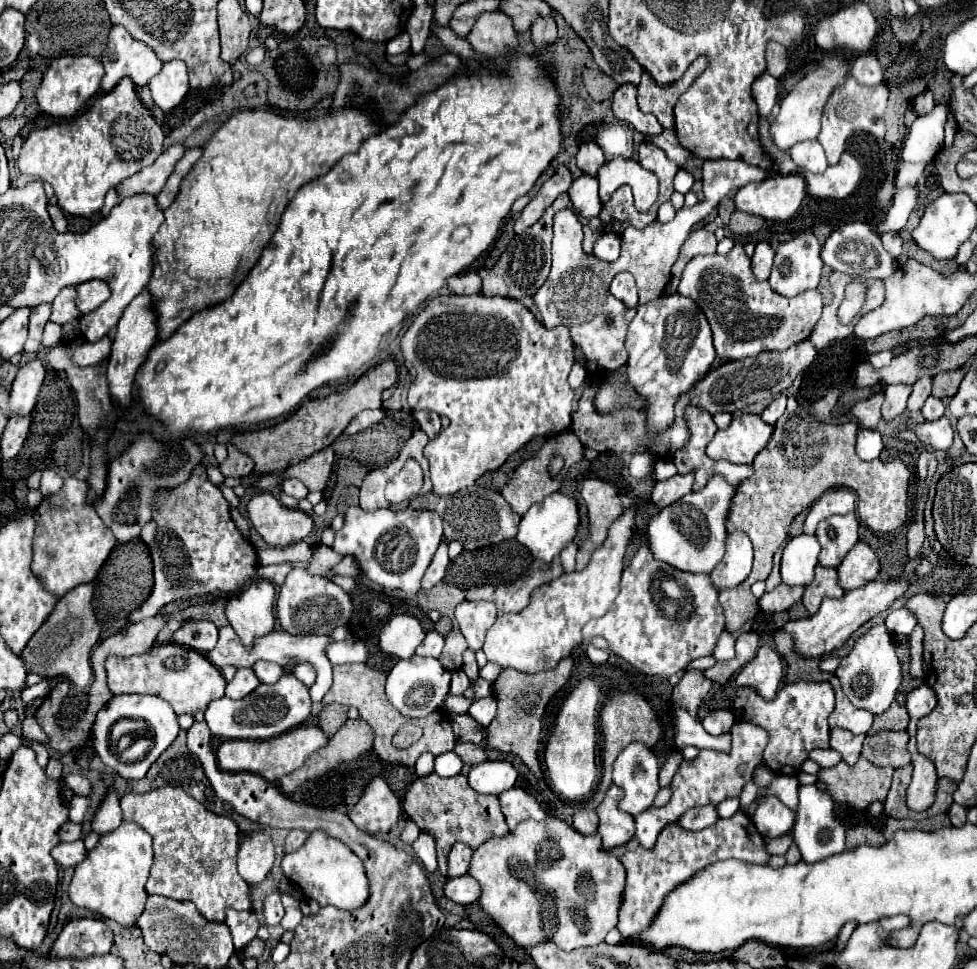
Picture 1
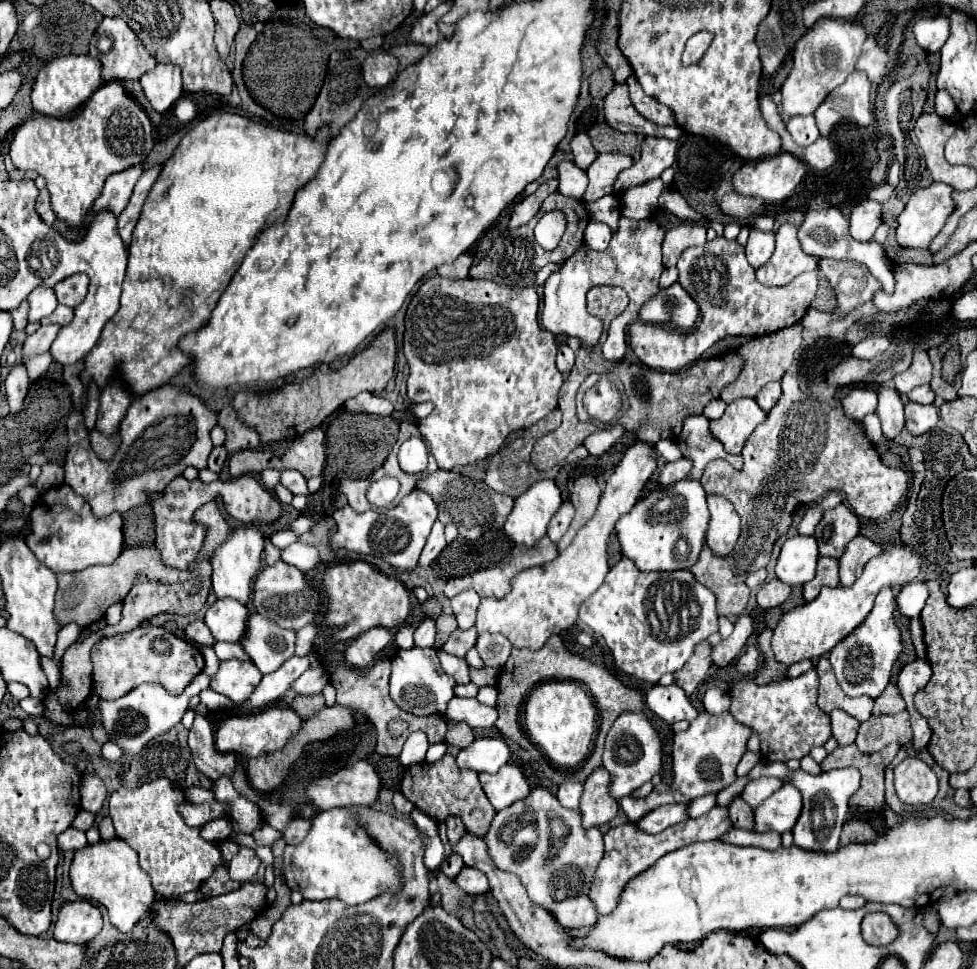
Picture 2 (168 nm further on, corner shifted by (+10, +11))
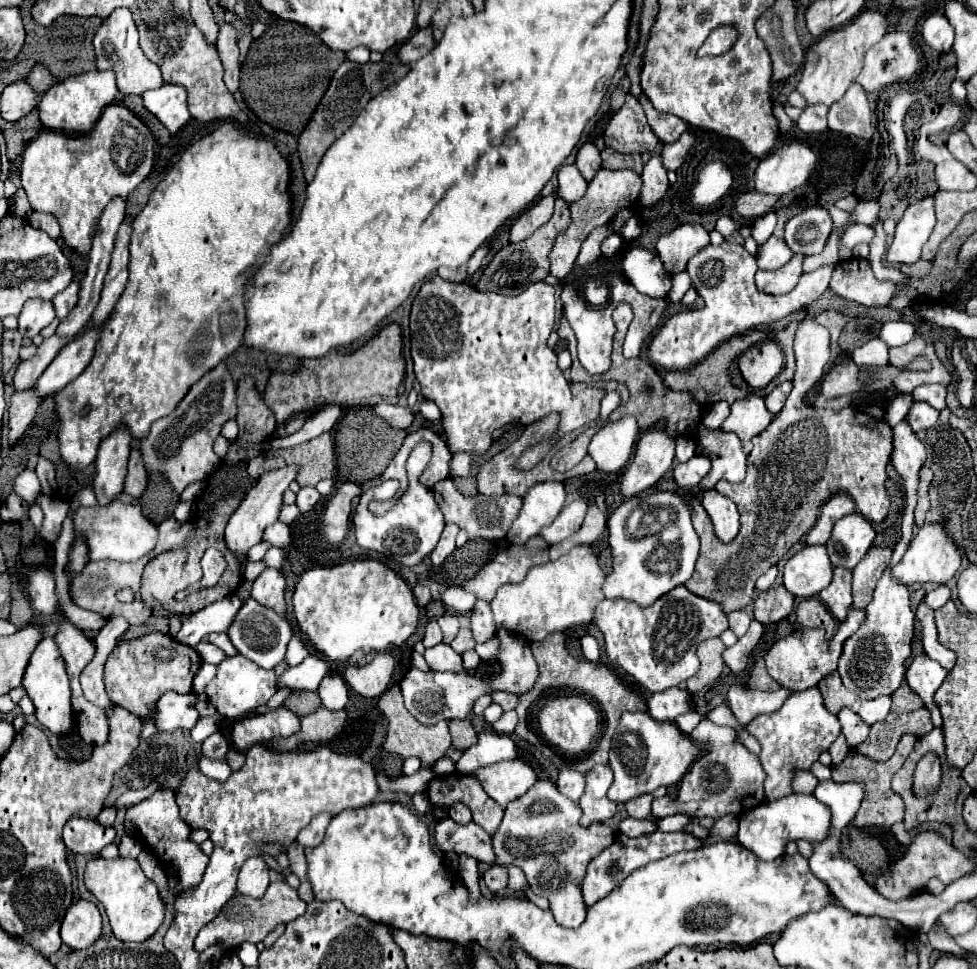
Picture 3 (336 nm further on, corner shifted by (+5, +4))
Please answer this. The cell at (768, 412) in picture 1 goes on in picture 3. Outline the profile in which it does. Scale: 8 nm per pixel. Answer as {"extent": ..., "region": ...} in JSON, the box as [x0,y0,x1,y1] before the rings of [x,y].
{"extent":[766,382,792,414],"region":[[[782,382],[782,384],[778,384],[778,386],[766,396],[766,408],[768,408],[772,414],[776,414],[778,410],[782,410],[782,406],[784,406],[790,390],[792,390],[792,382]]]}

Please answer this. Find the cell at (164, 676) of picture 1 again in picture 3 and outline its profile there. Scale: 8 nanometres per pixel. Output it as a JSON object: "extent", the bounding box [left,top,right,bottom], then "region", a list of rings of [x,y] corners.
{"extent":[104,632,202,718],"region":[[[150,632],[134,640],[122,640],[106,660],[104,684],[110,700],[132,714],[144,718],[160,694],[174,690],[178,694],[192,692],[192,680],[202,666],[198,652],[186,644],[176,642],[170,634]]]}

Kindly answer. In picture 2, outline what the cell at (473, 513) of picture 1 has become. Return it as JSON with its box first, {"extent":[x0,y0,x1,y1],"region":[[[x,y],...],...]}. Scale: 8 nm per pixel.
{"extent":[417,469,515,541],"region":[[[443,469],[421,479],[417,489],[425,489],[433,497],[433,501],[437,501],[439,521],[455,523],[459,529],[457,537],[465,537],[469,541],[479,539],[483,533],[487,533],[491,529],[503,531],[503,523],[505,523],[507,515],[511,513],[513,501],[515,501],[513,497],[509,497],[505,493],[497,493],[497,491],[489,489],[483,481],[473,481],[469,477],[463,477],[453,471],[443,471]]]}

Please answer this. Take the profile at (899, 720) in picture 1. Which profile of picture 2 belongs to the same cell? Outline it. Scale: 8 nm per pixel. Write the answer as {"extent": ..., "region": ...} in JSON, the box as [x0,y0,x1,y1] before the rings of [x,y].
{"extent":[873,683,905,713],"region":[[[889,683],[887,689],[875,699],[873,713],[899,713],[905,709],[905,701],[895,683]]]}

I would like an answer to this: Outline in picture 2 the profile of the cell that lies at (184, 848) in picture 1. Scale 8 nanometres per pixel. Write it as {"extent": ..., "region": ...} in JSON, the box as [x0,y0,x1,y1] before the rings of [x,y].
{"extent":[109,777,221,895],"region":[[[165,777],[149,781],[137,789],[121,787],[109,797],[109,813],[117,837],[129,843],[139,855],[141,867],[149,873],[153,889],[159,895],[183,895],[197,891],[205,879],[221,867],[219,847],[201,839],[199,827],[191,829],[177,813],[177,805],[185,801],[183,791],[169,783]]]}

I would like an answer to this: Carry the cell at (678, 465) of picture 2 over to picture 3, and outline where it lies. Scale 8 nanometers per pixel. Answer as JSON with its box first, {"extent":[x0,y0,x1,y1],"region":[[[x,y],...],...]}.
{"extent":[674,456,710,488],"region":[[[694,456],[684,464],[678,464],[674,468],[674,480],[680,488],[694,488],[700,484],[700,480],[708,474],[710,462],[704,456]]]}

